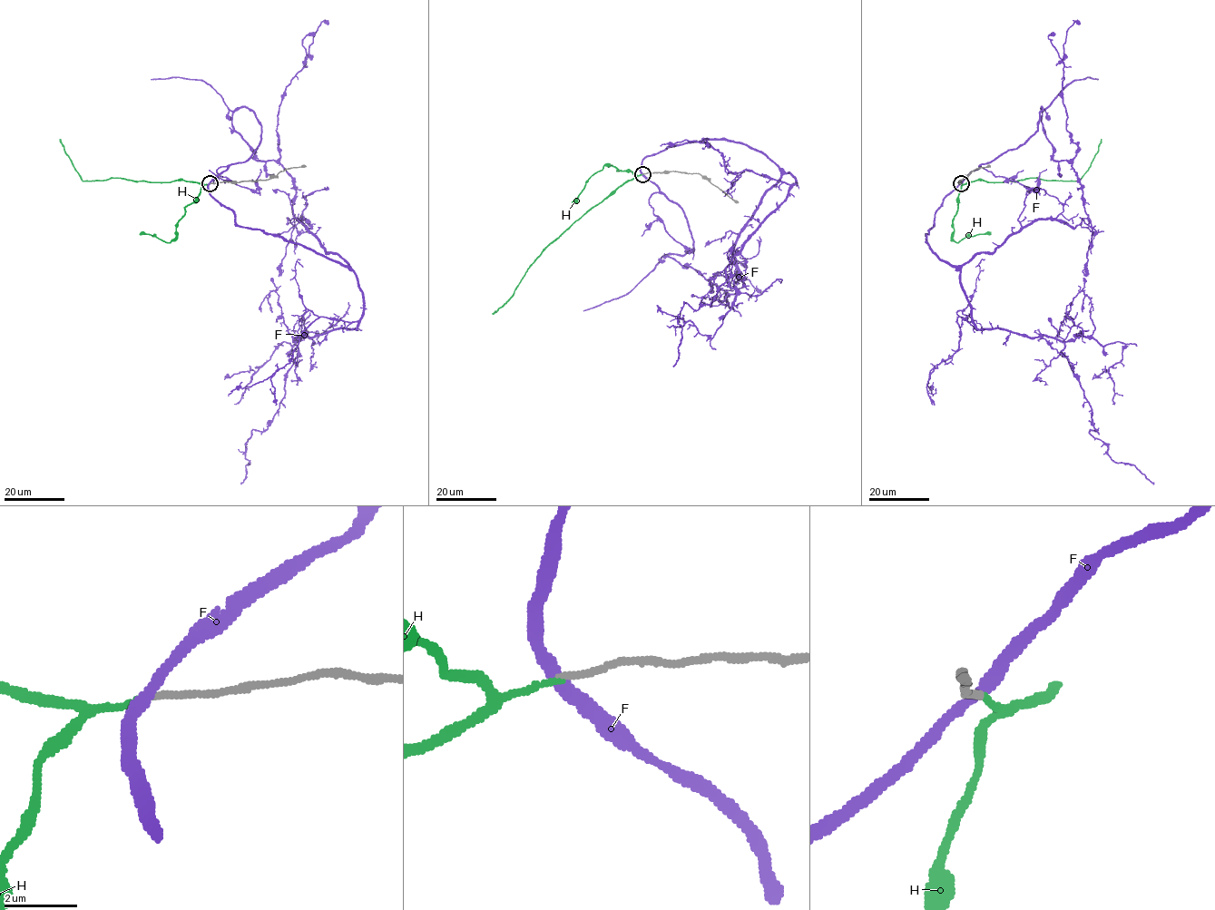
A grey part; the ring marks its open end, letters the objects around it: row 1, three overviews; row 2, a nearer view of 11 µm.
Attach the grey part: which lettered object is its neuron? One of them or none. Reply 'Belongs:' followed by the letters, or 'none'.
Belongs: H

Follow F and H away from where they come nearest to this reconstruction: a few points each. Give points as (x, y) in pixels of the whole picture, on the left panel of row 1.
F: (210, 183), (240, 226), (348, 267), (362, 298), (356, 329), (293, 339), (285, 396), (248, 439), (240, 484)
H: (210, 183), (181, 180), (132, 181), (122, 178), (83, 181), (60, 139)

